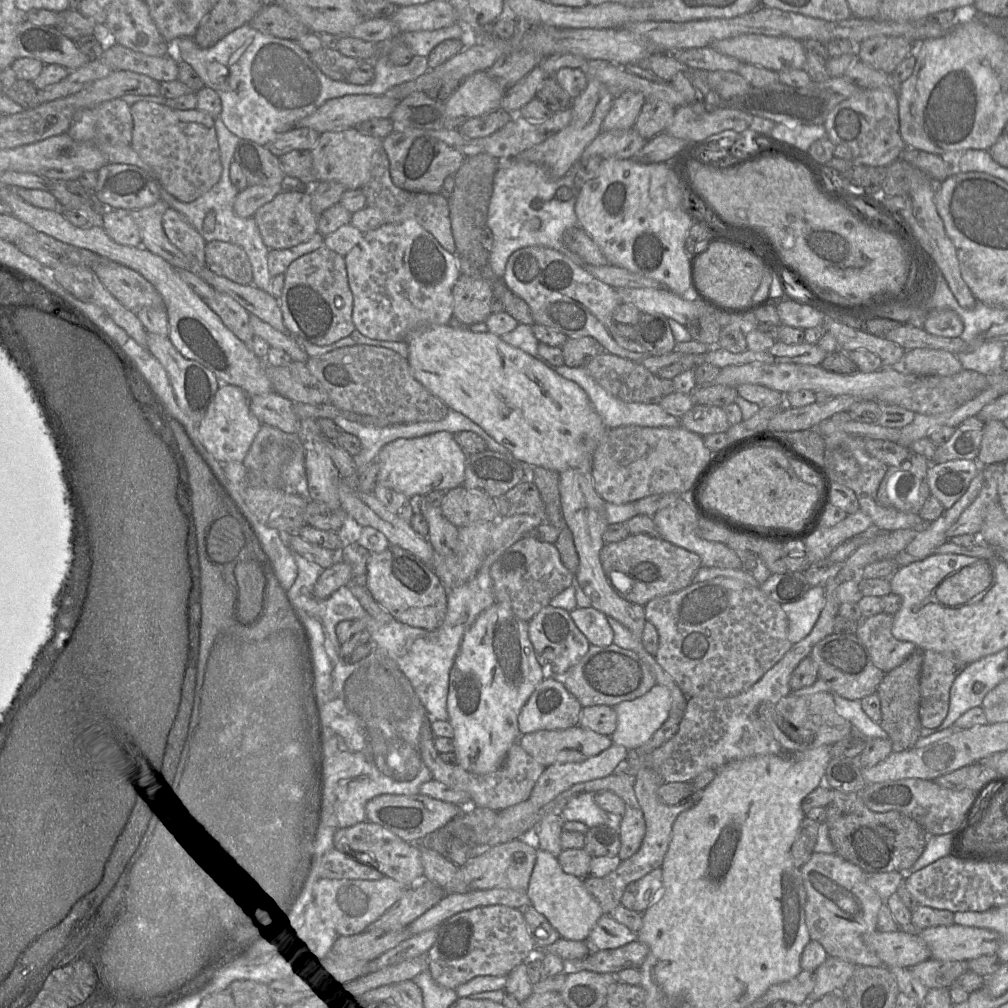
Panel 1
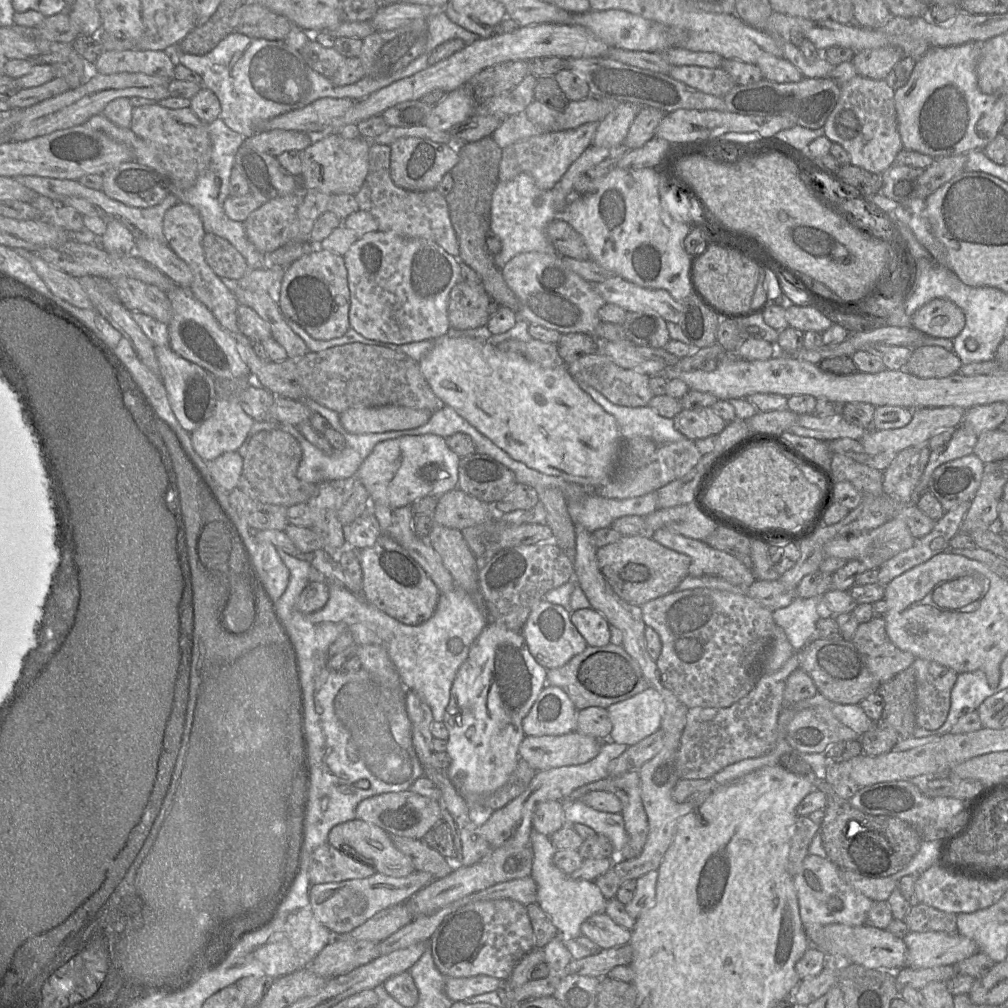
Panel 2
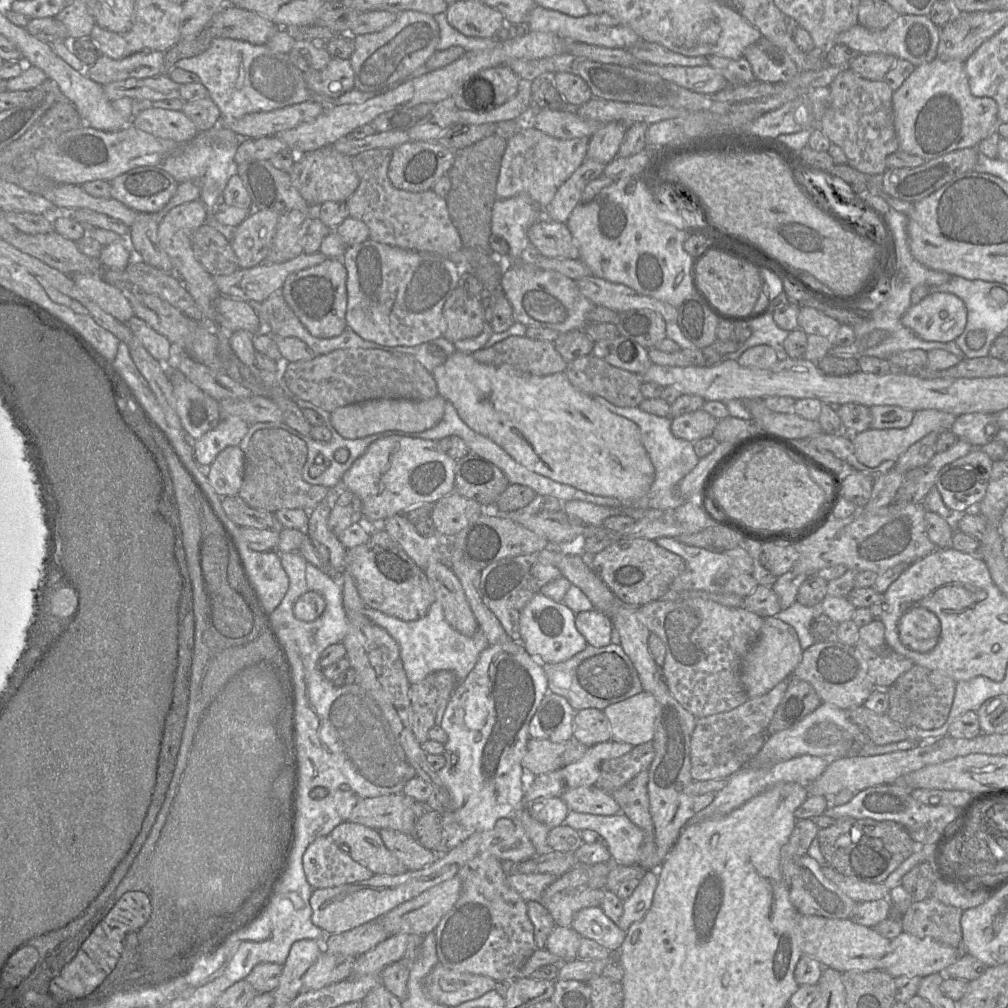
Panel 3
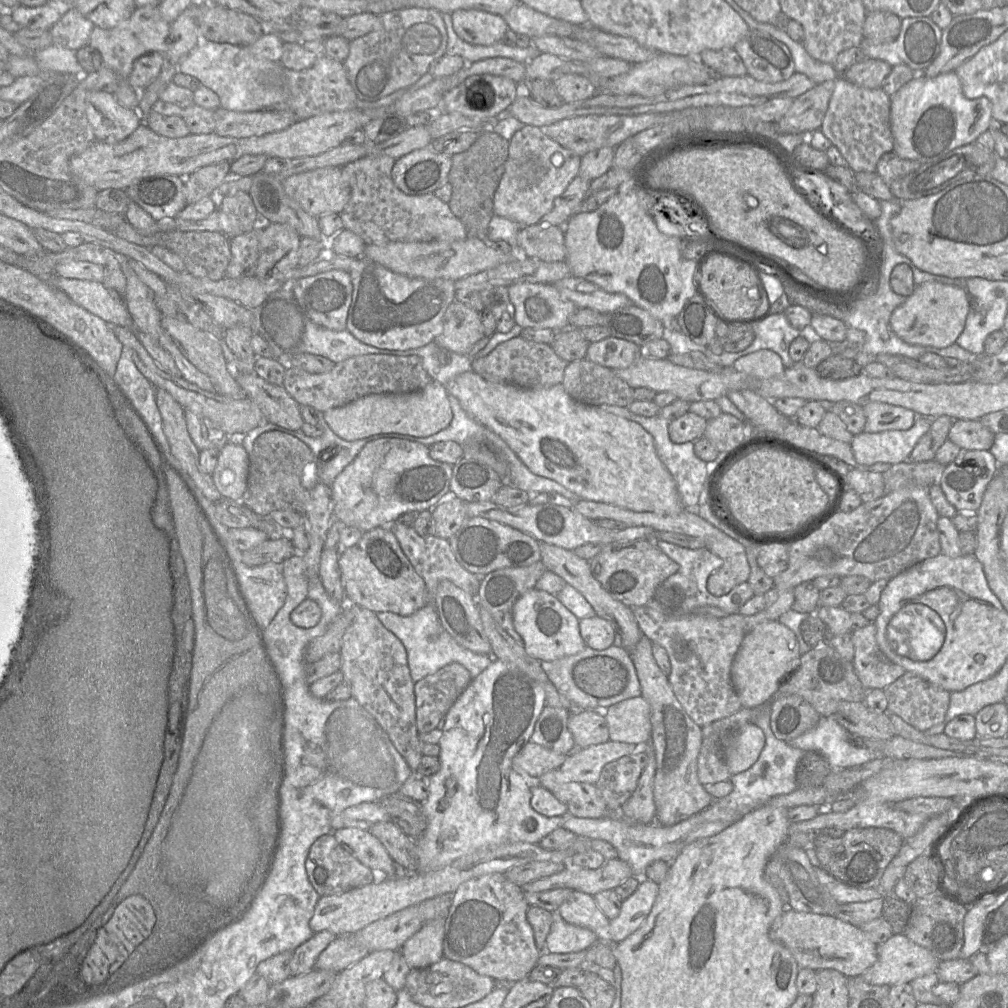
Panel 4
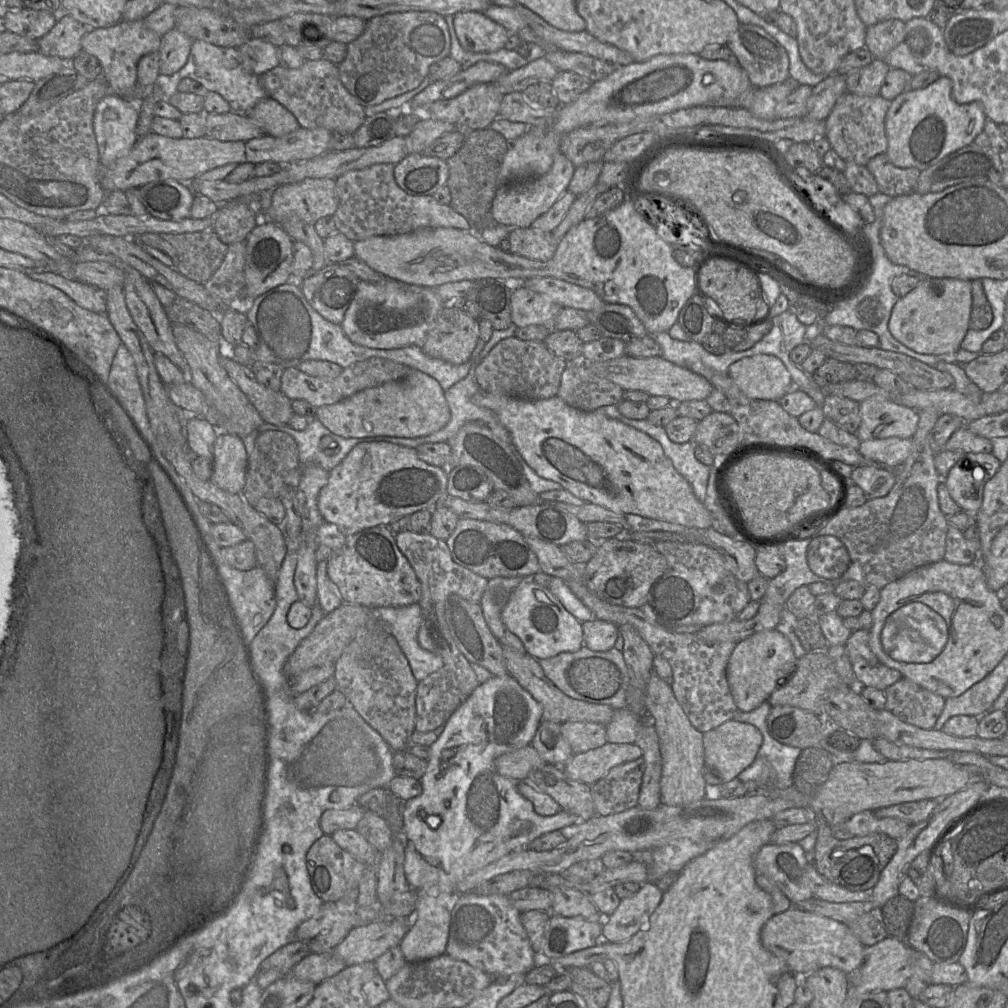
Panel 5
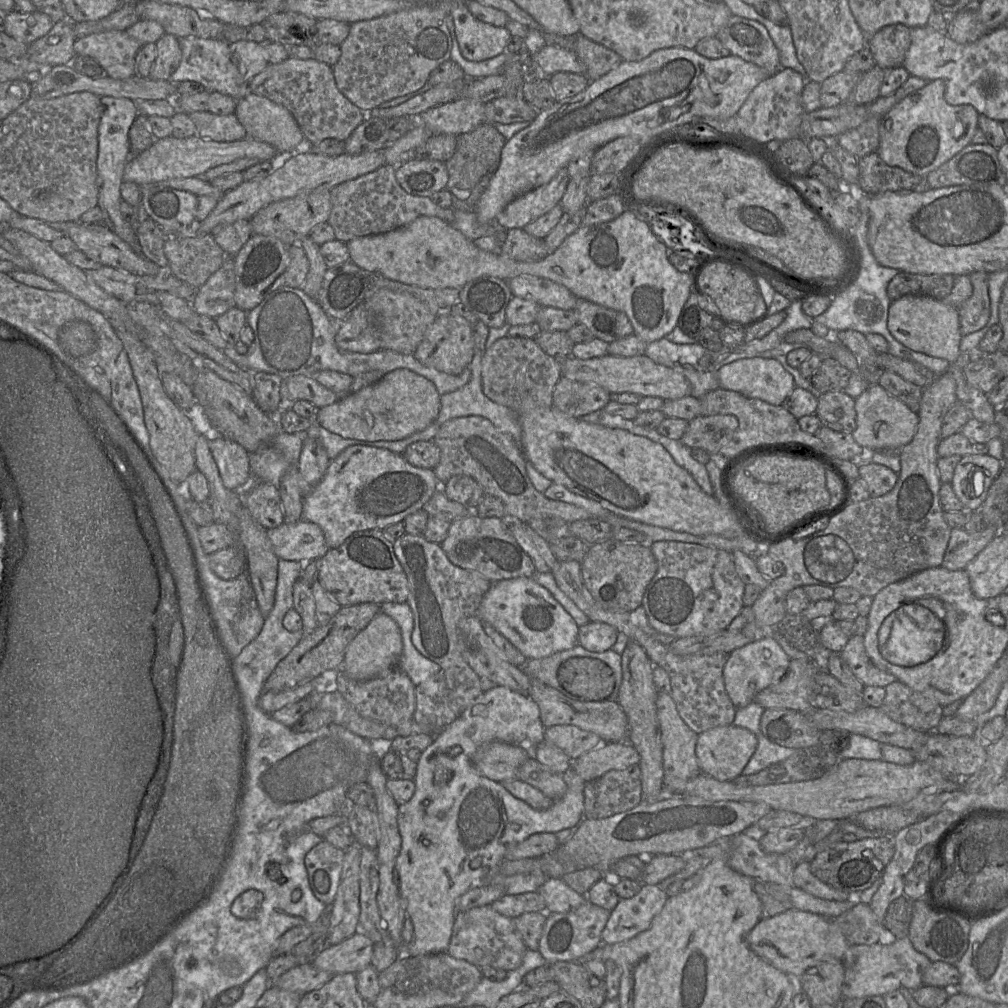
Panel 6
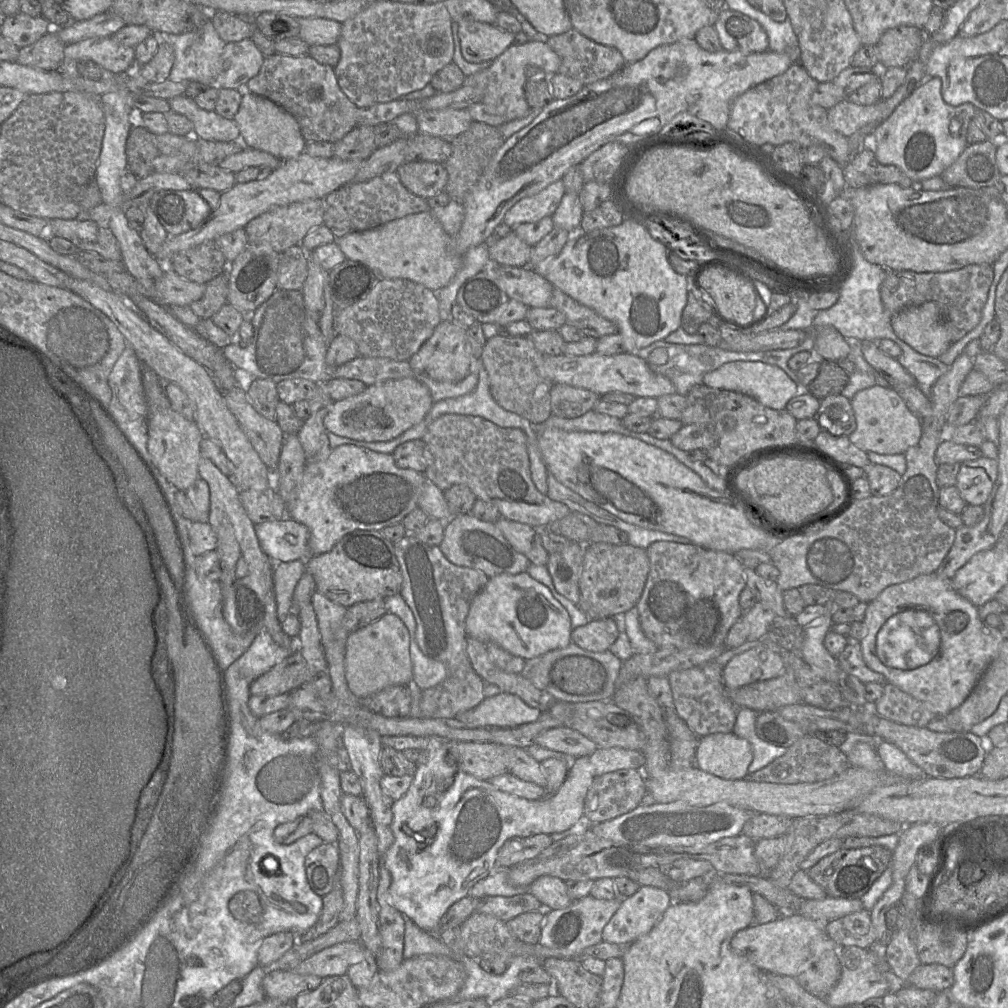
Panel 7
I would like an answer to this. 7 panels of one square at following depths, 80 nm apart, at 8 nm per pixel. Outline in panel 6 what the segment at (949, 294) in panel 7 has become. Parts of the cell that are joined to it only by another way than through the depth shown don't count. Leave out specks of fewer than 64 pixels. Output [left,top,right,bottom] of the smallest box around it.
[887,271,991,336]

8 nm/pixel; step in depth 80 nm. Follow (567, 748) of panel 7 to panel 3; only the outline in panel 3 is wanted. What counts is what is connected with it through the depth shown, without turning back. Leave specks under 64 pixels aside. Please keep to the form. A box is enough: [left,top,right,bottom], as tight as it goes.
[573,708,611,747]

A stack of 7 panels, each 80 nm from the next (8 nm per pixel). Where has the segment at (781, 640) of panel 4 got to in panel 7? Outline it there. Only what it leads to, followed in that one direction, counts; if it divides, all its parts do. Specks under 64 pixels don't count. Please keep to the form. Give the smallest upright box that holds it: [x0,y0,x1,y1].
[722,644,784,689]

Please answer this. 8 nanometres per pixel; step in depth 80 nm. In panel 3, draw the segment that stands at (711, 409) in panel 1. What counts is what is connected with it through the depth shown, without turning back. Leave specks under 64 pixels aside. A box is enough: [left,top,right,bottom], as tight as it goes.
[671,409,718,442]

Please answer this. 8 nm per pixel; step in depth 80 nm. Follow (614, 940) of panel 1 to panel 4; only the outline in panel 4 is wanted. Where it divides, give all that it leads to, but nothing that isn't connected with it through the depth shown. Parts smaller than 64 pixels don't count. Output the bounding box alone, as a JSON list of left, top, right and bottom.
[556,891,613,943]

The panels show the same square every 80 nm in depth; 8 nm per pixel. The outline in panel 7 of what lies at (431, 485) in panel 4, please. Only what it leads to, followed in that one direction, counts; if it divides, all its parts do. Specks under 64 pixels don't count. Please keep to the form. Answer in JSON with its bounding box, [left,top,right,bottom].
[287,445,427,556]

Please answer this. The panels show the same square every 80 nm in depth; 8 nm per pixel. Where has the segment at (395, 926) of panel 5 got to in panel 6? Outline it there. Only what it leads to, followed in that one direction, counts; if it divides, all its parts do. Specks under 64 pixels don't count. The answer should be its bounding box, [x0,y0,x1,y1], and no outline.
[312,930,373,975]

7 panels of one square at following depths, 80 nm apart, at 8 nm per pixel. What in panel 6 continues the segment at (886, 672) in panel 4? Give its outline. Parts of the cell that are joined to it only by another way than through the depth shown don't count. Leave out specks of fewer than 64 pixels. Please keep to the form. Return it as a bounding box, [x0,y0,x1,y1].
[840,635,897,687]

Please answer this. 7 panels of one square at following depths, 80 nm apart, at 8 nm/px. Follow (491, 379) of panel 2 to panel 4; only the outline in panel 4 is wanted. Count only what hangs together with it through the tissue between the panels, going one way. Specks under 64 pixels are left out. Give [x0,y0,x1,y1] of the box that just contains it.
[445,370,685,514]

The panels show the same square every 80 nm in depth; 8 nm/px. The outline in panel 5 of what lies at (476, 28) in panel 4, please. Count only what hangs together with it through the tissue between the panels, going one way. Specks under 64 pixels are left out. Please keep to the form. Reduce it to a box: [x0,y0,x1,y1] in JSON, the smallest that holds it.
[453,11,509,52]

